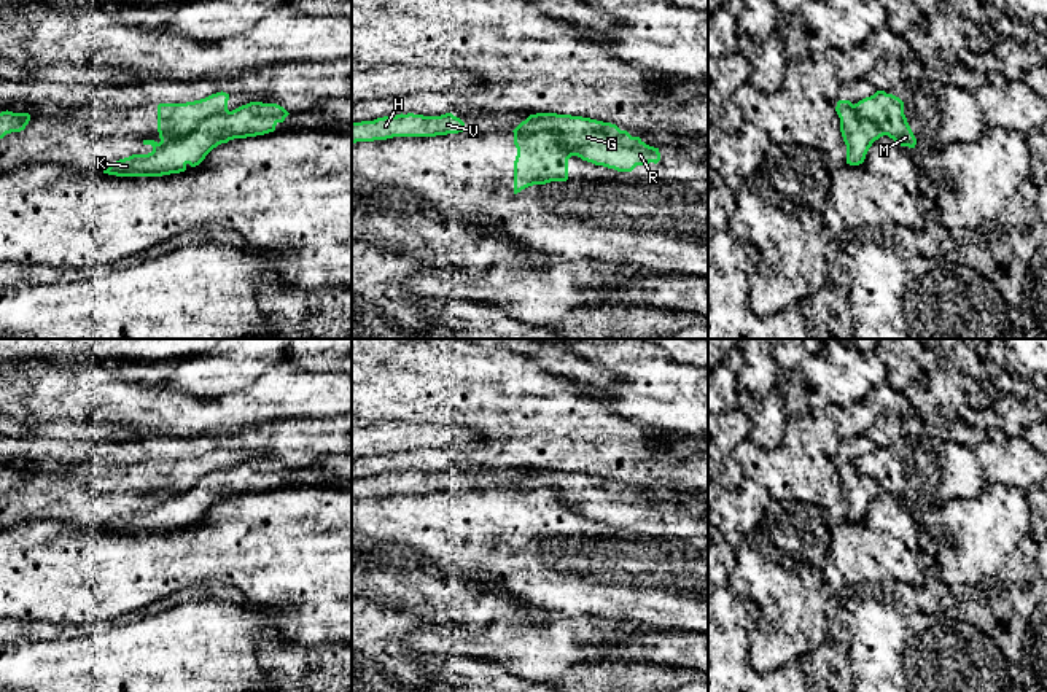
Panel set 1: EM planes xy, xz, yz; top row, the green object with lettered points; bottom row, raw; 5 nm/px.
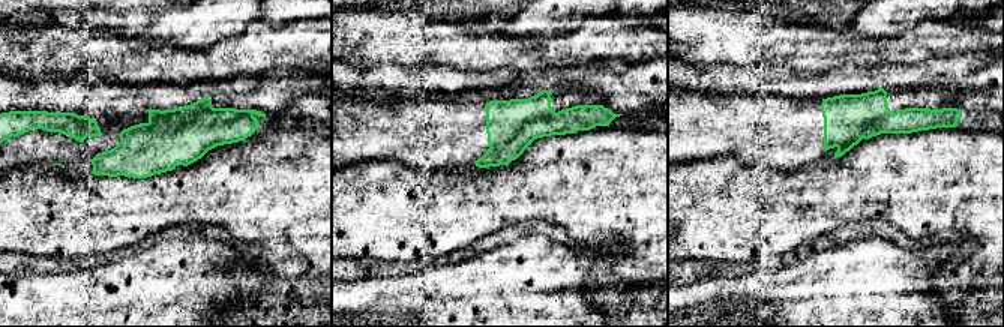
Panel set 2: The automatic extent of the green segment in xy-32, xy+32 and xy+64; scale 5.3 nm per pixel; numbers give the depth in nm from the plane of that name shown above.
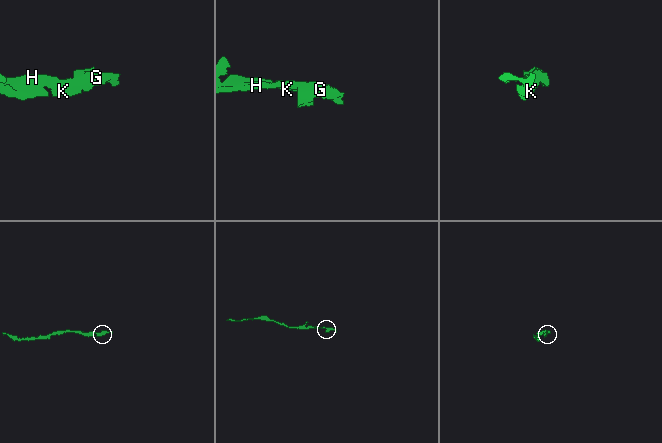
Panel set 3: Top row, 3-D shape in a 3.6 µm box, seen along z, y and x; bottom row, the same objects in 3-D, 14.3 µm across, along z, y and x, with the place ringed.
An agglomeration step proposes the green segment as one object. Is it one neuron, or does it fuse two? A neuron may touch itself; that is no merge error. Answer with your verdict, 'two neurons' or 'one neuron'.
two neurons

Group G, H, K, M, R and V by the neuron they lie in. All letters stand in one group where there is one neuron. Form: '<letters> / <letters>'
G H K R V / M

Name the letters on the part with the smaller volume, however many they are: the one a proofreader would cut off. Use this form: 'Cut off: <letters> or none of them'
Cut off: M

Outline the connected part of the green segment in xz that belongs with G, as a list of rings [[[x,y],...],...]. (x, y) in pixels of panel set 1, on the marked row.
[[[536,113],[512,132],[536,134],[543,130],[557,134],[560,143],[582,161],[617,172],[632,172],[636,165],[660,161],[659,148],[646,145],[640,137],[632,137],[616,124],[582,116]]]

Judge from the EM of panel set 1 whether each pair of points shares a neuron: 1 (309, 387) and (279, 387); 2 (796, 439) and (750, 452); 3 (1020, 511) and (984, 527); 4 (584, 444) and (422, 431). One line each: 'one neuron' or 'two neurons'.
1: one neuron
2: one neuron
3: one neuron
4: two neurons

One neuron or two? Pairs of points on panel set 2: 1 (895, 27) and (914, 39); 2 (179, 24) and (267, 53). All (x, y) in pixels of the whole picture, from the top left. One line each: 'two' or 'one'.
1: two
2: two

